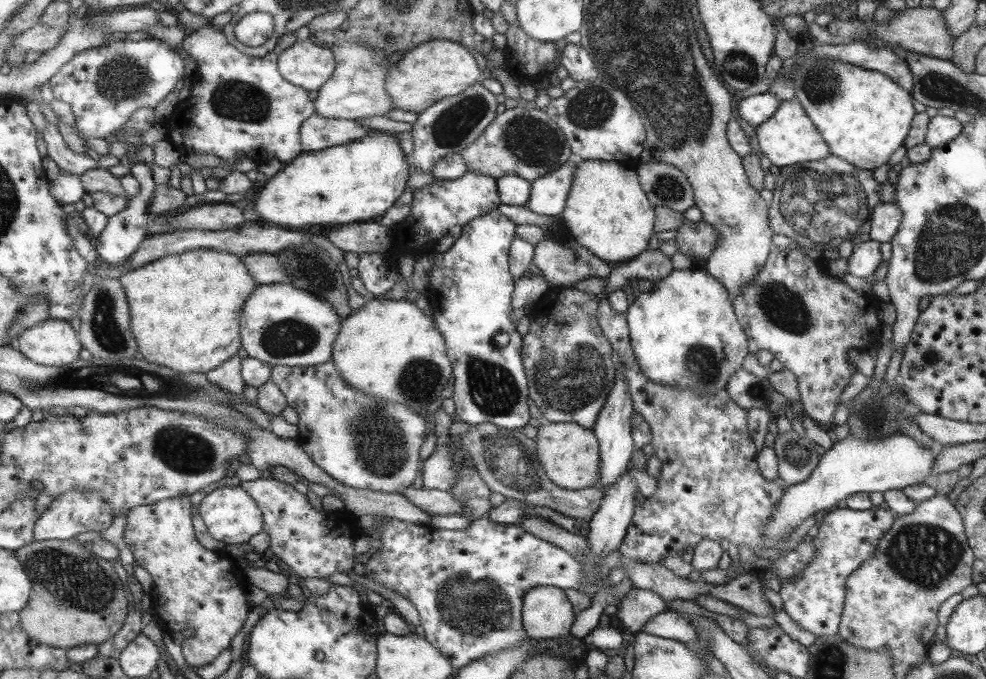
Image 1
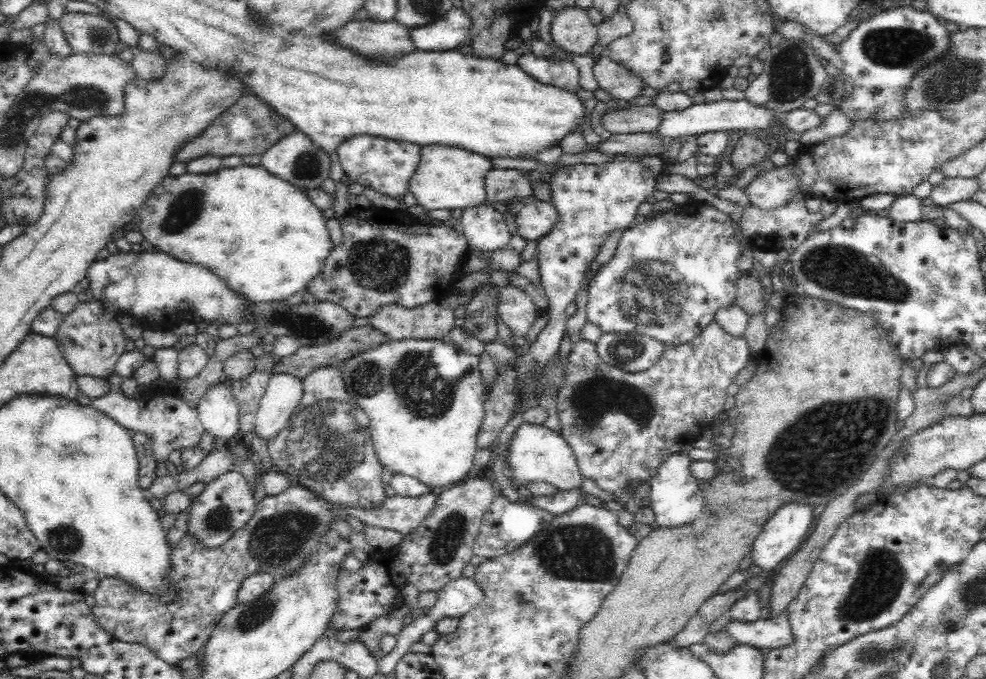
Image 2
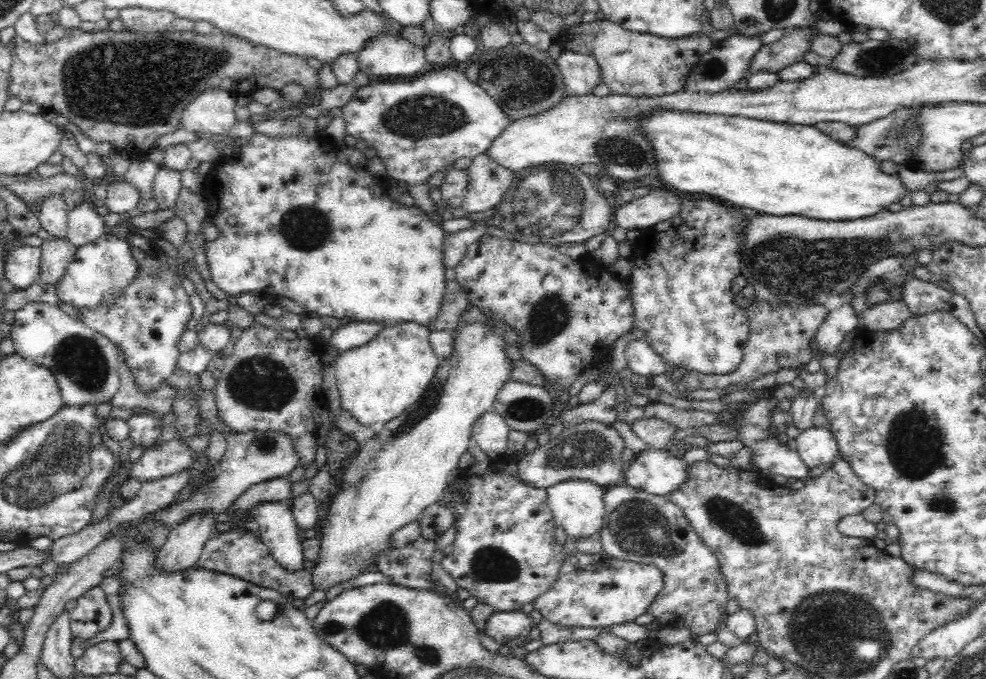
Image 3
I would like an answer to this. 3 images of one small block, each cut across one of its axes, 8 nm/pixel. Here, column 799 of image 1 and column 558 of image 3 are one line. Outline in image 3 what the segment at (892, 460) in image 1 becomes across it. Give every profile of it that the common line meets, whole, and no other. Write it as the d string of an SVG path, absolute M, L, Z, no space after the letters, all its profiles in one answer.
M571 478L553 484L546 489L547 505L554 515L554 522L561 524L568 534L592 534L601 530L604 523L605 504L603 486L594 484L590 480Z

